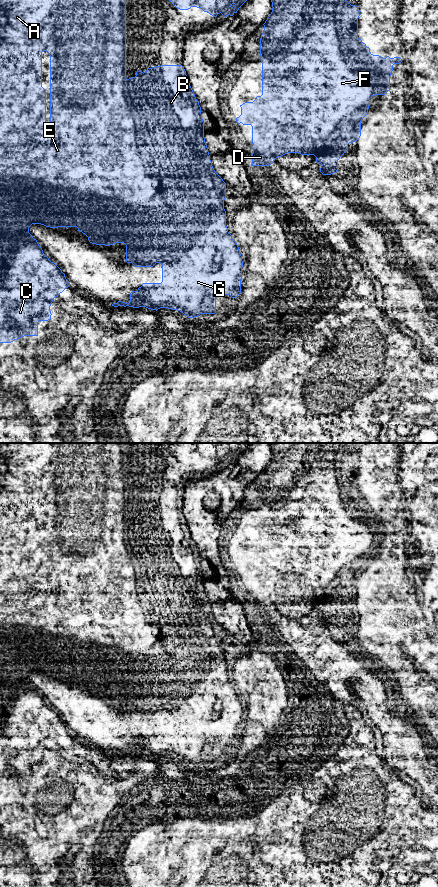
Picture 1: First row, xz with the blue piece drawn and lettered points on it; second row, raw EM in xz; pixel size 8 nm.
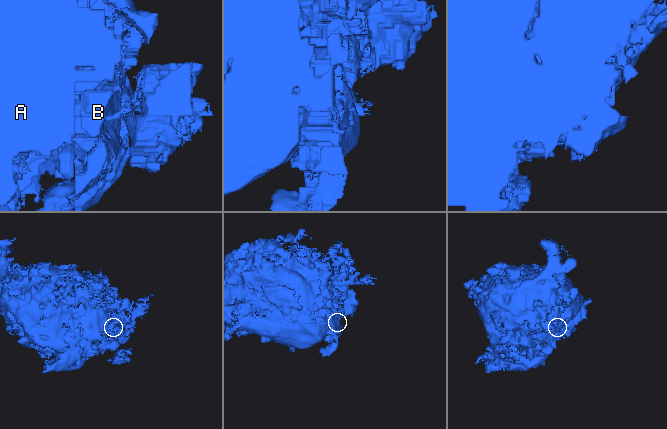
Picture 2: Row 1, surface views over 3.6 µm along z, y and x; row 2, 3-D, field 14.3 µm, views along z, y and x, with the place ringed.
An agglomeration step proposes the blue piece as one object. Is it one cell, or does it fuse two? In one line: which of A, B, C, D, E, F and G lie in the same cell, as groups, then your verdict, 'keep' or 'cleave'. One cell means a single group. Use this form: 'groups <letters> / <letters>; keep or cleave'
groups A B C D E F / G; cleave

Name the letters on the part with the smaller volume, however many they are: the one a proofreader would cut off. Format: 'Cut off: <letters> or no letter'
Cut off: G

